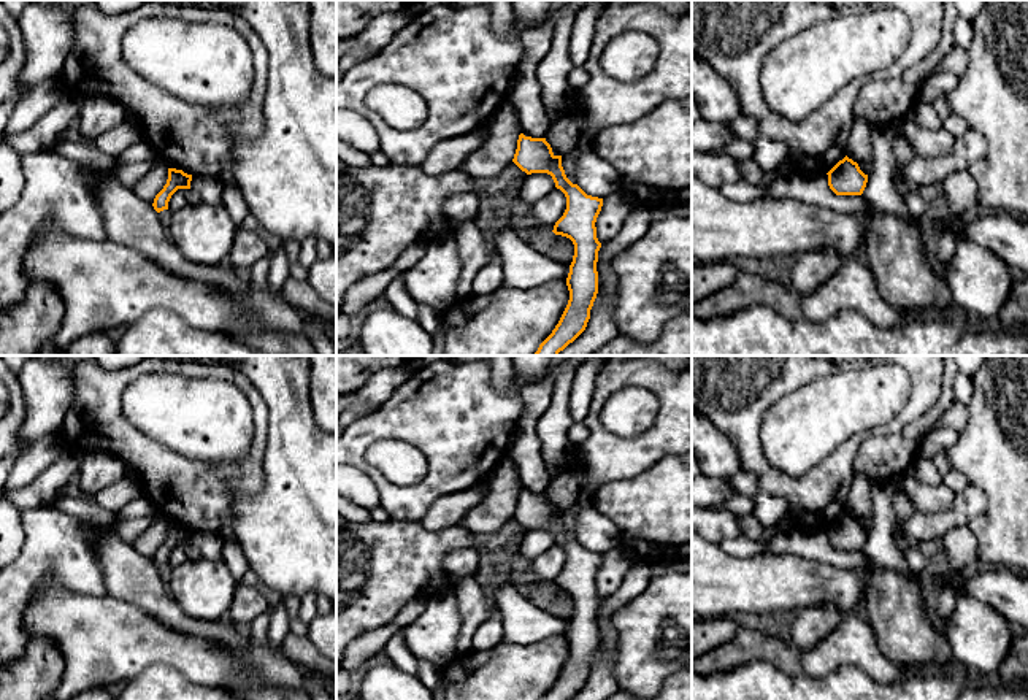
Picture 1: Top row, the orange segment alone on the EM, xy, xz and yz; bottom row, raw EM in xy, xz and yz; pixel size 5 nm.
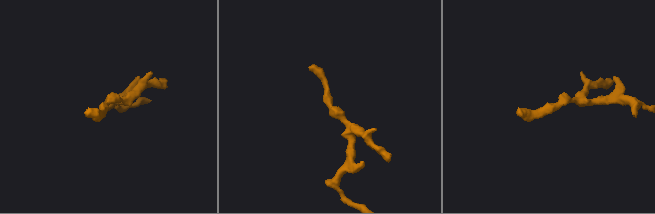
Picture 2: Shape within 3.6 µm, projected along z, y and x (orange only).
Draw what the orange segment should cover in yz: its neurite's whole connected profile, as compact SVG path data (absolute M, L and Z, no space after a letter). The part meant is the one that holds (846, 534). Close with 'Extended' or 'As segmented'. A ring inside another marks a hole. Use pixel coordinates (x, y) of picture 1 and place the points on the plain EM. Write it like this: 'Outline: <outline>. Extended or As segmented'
Outline: M847 511L827 530L828 541L836 551L861 551L868 538L868 530Z. As segmented

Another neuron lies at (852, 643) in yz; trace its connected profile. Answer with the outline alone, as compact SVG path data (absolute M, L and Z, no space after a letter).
M855 614L844 616L809 652L801 654L803 673L823 678L841 667L855 667L877 683L893 683L904 671L880 649L869 622Z

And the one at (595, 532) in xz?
M593 508L574 510L576 540L592 552L606 554L620 546L617 525Z

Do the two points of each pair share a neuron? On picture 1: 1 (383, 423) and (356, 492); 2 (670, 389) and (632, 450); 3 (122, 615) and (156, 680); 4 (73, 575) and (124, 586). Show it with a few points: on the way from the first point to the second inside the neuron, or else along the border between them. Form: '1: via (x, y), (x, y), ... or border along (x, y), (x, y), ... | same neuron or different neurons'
1: border along (352, 465), (360, 469), (375, 484), (379, 503) | different neurons
2: via (670, 407), (670, 421), (649, 442) | same neuron
3: border along (186, 676), (170, 667), (151, 664), (124, 683) | different neurons
4: border along (95, 545), (95, 554), (108, 592) | different neurons

